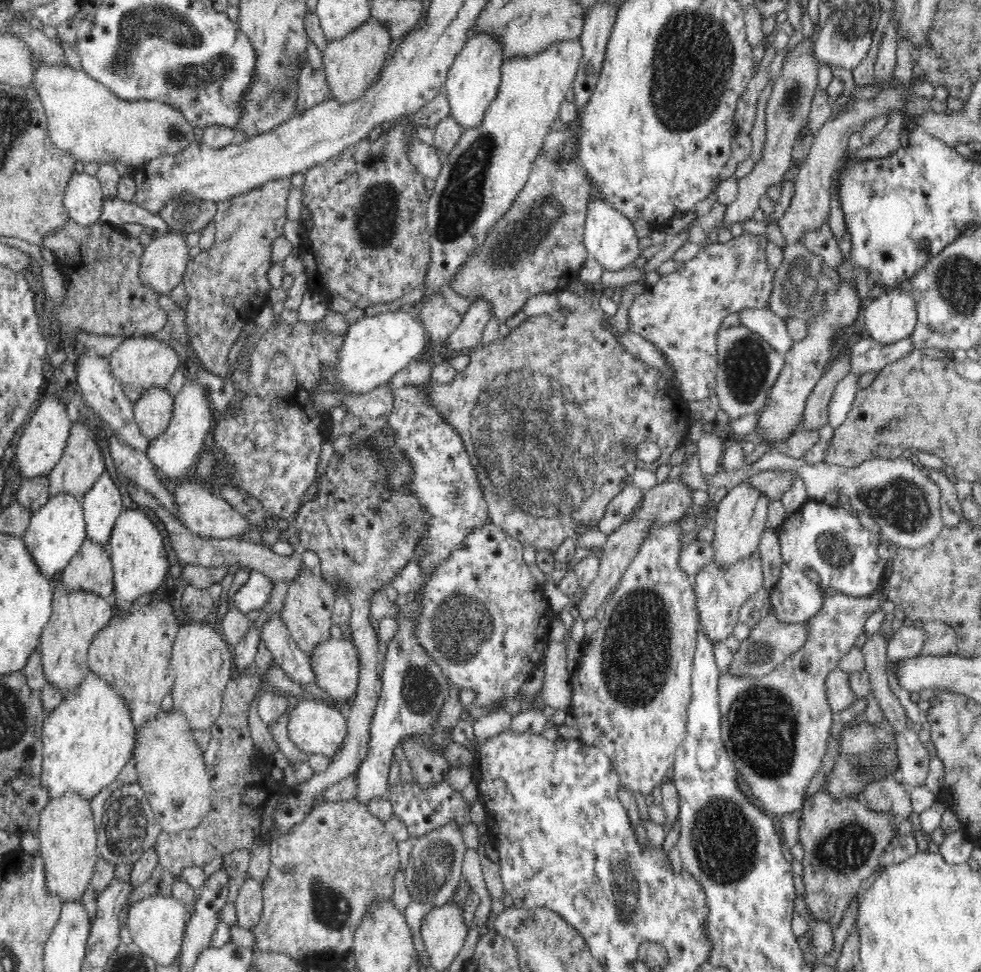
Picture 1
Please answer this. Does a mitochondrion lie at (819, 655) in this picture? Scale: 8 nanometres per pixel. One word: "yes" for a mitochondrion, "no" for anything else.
no

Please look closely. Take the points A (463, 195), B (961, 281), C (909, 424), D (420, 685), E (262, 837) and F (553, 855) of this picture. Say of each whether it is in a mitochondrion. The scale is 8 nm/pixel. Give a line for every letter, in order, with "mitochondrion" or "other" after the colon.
A: mitochondrion
B: mitochondrion
C: mitochondrion
D: mitochondrion
E: other
F: other

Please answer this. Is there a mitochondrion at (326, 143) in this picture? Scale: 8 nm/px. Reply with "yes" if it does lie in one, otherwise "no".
no

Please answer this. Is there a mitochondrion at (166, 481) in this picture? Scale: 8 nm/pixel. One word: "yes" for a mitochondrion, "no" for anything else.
no

